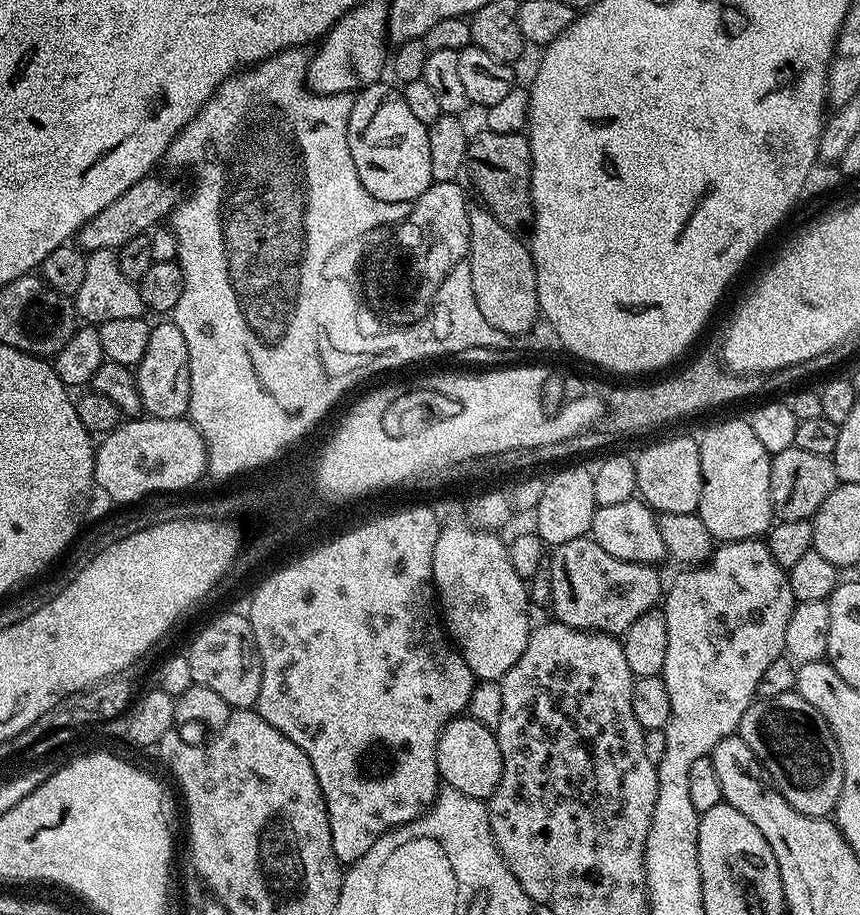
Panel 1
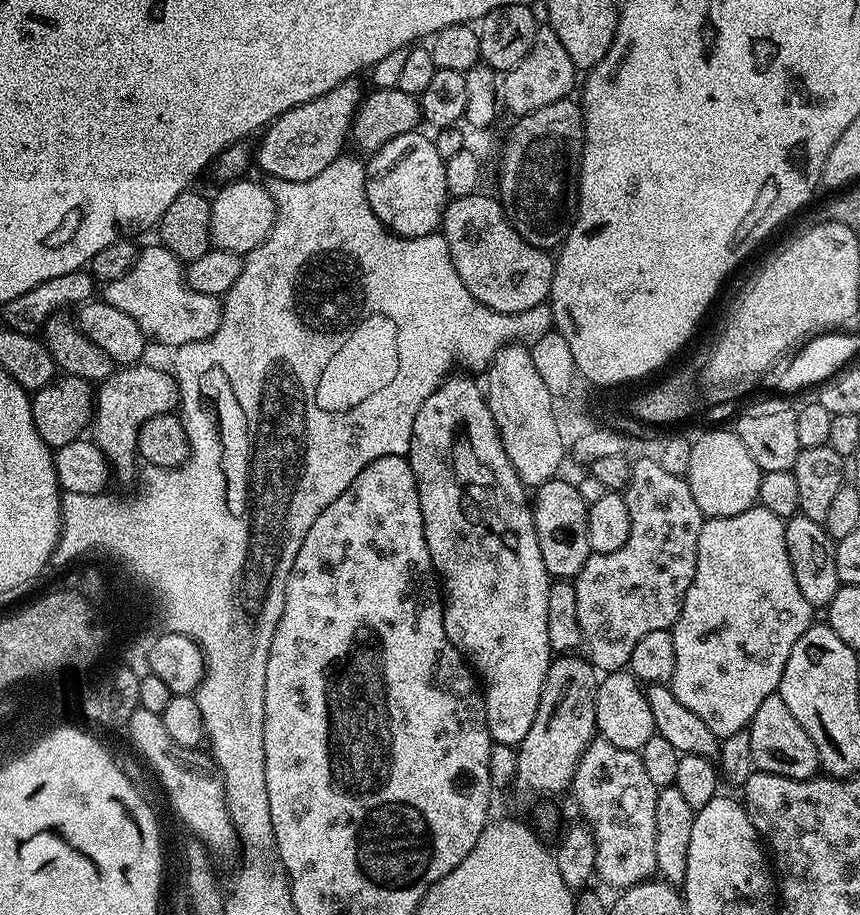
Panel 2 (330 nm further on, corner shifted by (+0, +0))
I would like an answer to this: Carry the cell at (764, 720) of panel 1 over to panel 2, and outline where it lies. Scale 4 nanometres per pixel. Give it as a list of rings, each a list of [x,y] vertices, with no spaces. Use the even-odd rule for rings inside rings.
[[[779,694],[762,701],[762,706],[758,706],[746,730],[750,734],[750,751],[754,753],[754,762],[759,771],[799,780],[808,780],[821,771],[818,750],[810,734],[802,730],[798,718],[790,714],[790,706],[782,702]]]

